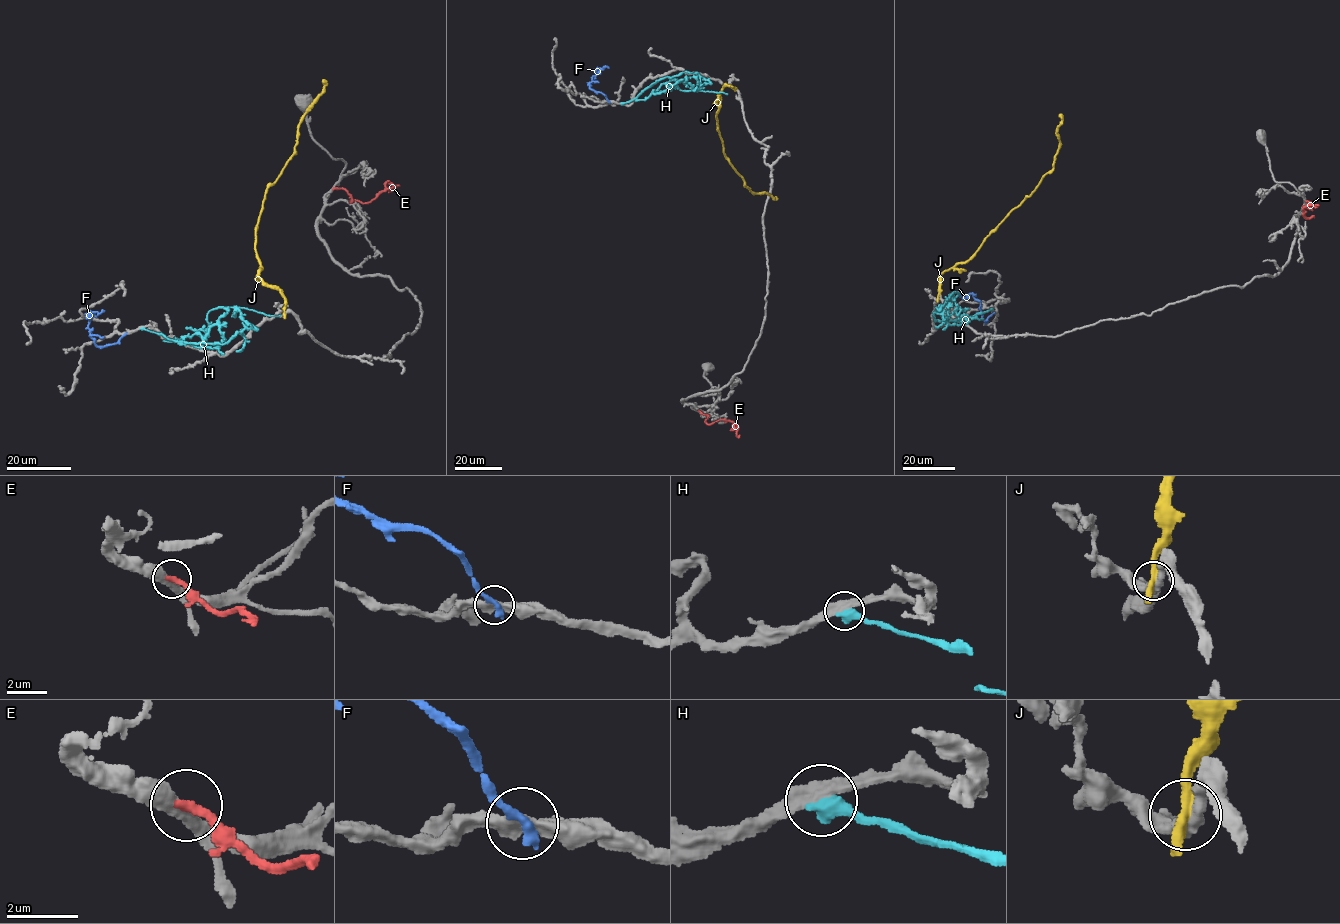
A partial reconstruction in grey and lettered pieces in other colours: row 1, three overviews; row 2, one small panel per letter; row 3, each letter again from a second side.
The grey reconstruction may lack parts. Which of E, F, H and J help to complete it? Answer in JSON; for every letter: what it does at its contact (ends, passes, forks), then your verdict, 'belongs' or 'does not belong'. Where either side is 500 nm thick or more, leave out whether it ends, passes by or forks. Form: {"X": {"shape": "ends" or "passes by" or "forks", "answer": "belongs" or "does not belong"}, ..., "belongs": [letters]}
{"E": {"shape": "ends", "answer": "belongs"}, "F": {"shape": "ends", "answer": "does not belong"}, "H": {"answer": "does not belong"}, "J": {"shape": "ends", "answer": "does not belong"}, "belongs": ["E"]}

